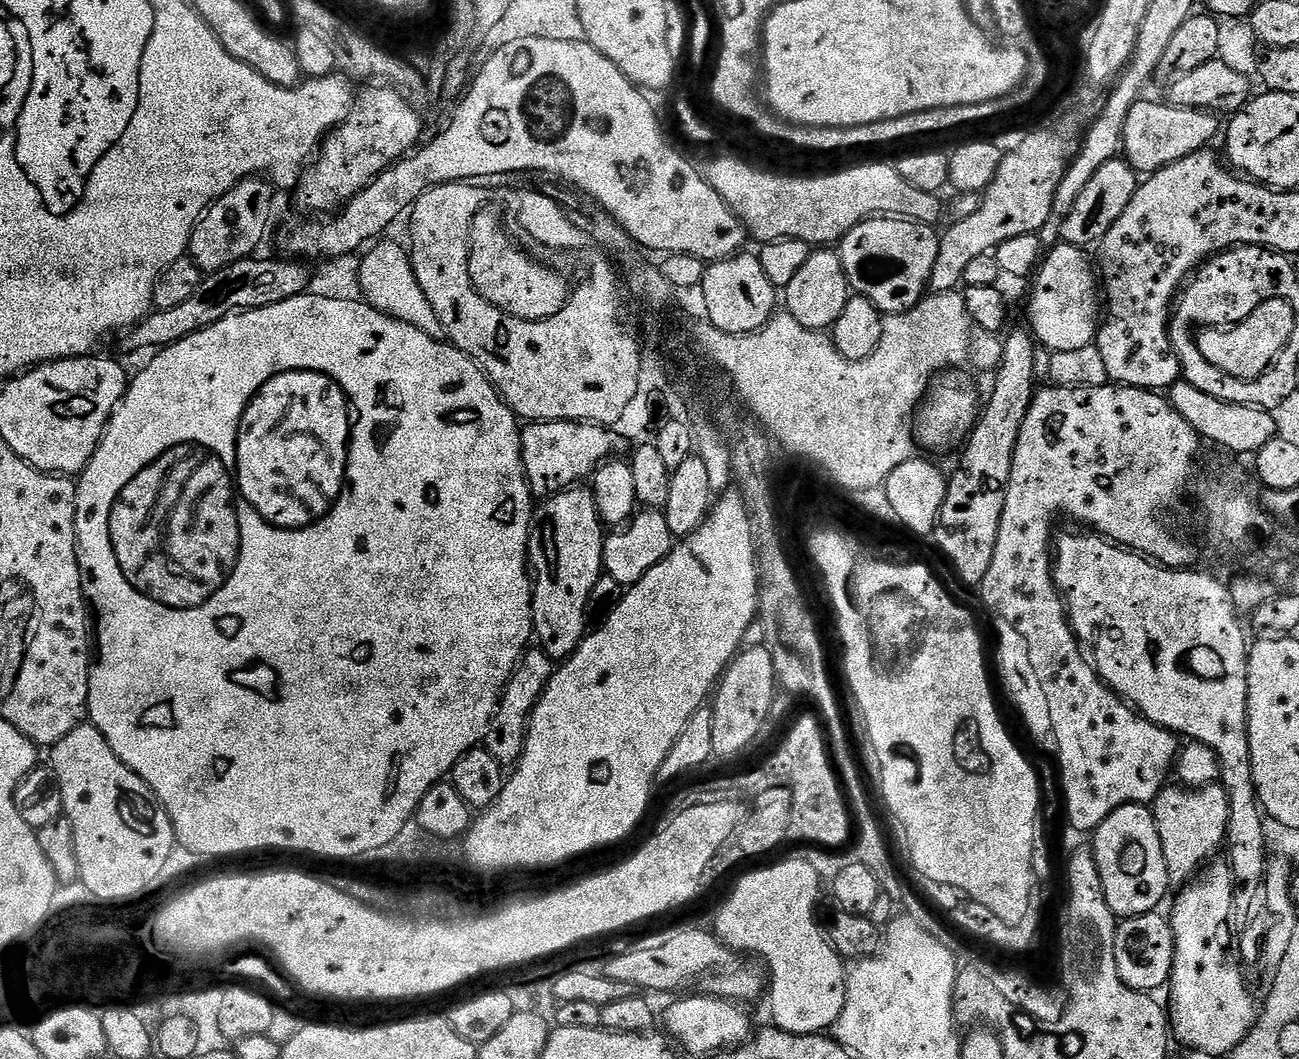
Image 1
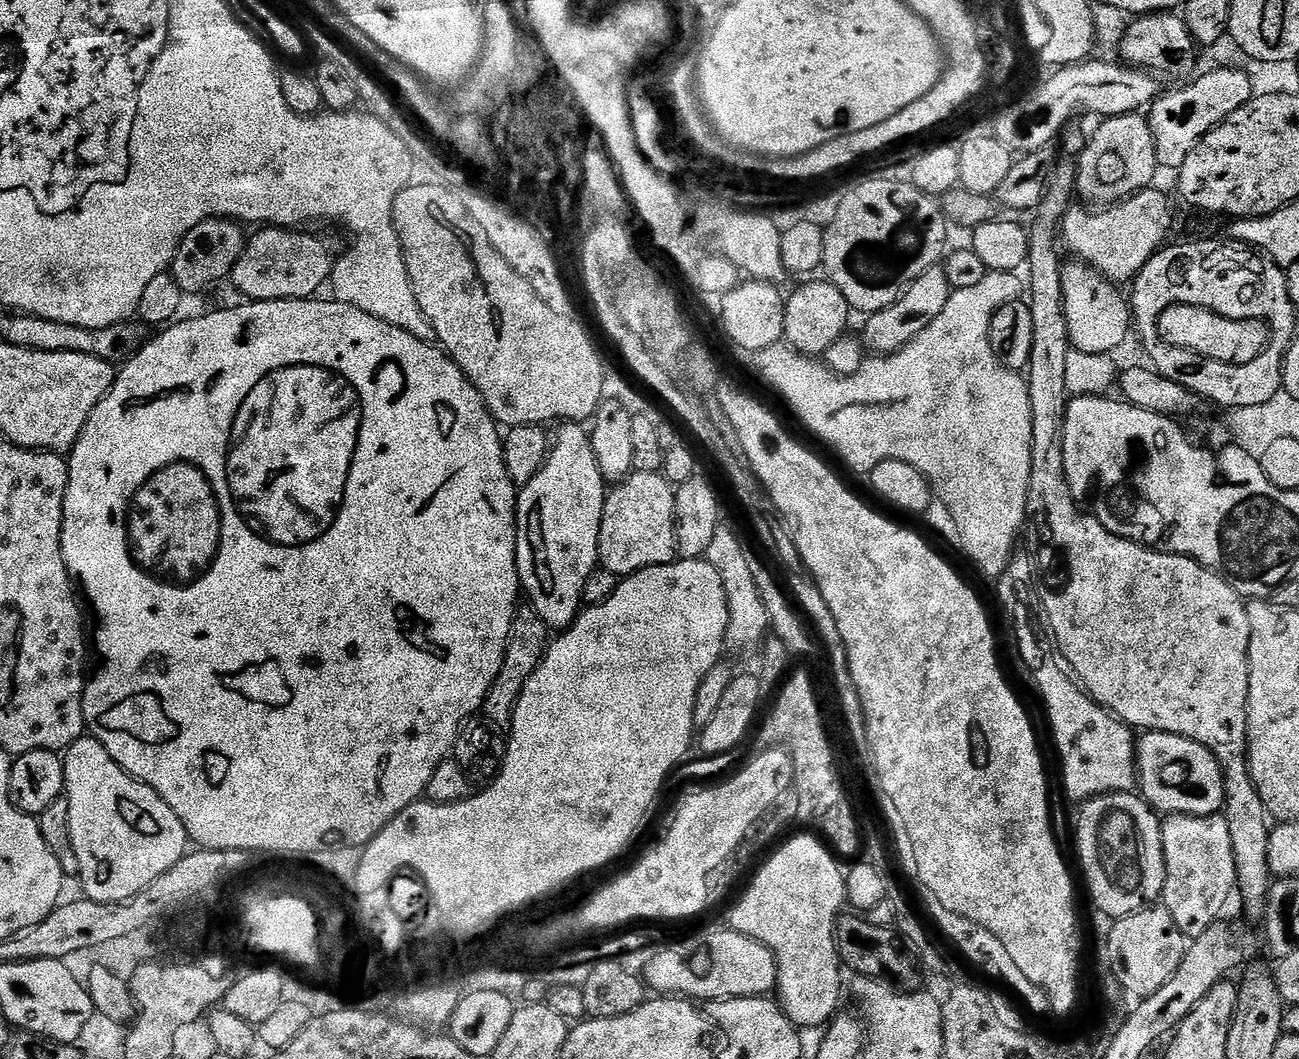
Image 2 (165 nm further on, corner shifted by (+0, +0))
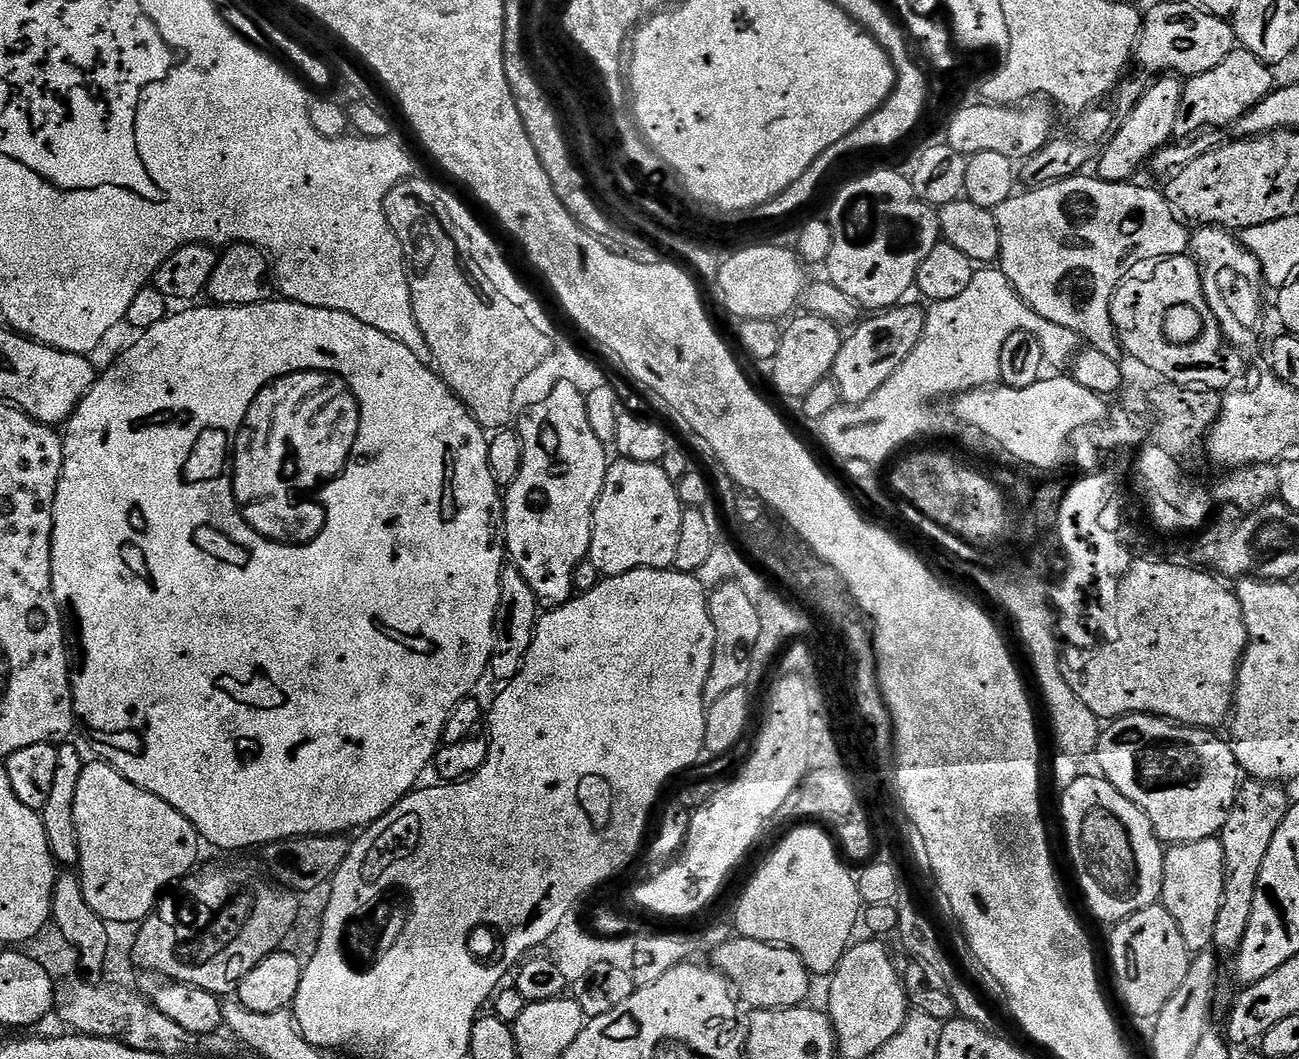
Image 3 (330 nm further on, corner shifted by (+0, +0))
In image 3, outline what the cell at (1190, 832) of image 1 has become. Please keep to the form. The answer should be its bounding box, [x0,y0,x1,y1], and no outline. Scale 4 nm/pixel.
[1160,839,1224,954]

